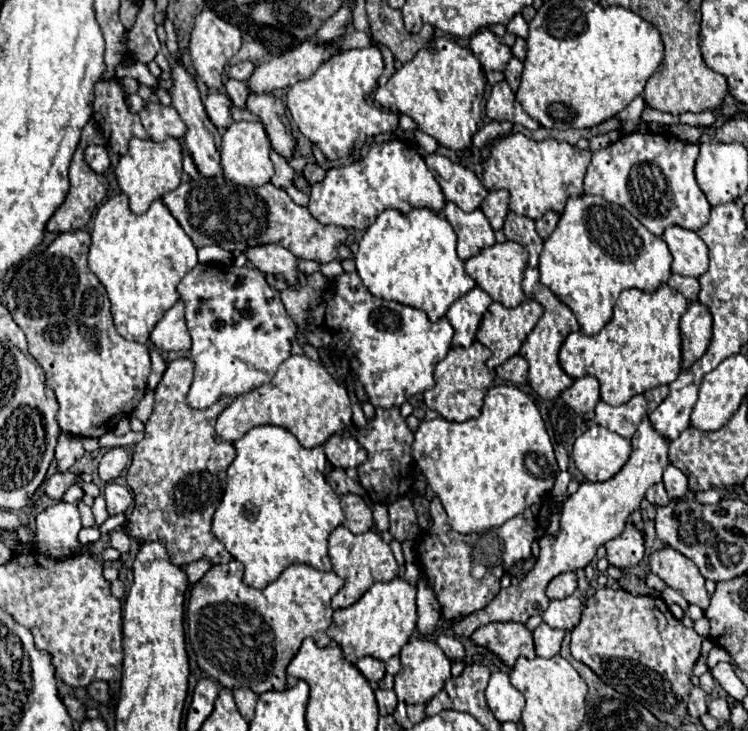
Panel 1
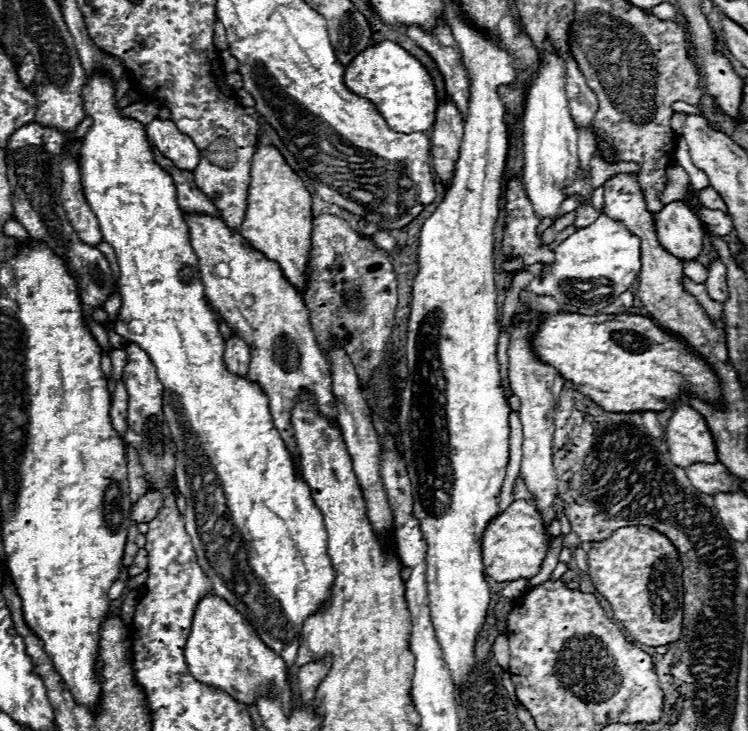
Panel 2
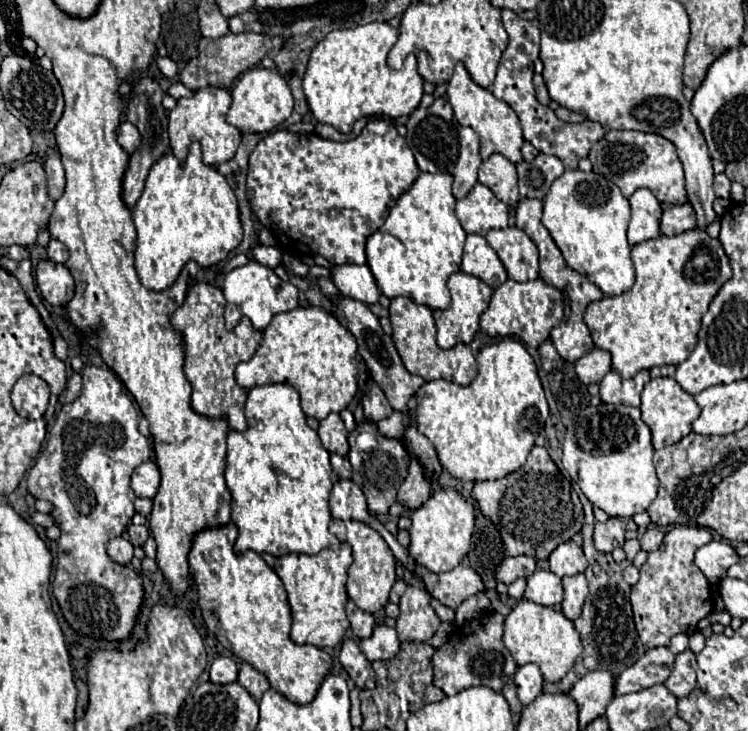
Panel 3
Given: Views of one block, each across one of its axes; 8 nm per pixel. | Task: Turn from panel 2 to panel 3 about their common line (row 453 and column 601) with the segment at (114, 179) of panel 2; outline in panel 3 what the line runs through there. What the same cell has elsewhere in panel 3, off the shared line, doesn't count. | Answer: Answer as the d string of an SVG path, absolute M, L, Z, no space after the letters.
M578 168L566 170L554 180L542 202L542 224L548 228L572 270L584 274L606 296L616 296L632 288L634 264L626 240L630 204L616 184L594 172L582 172Z

